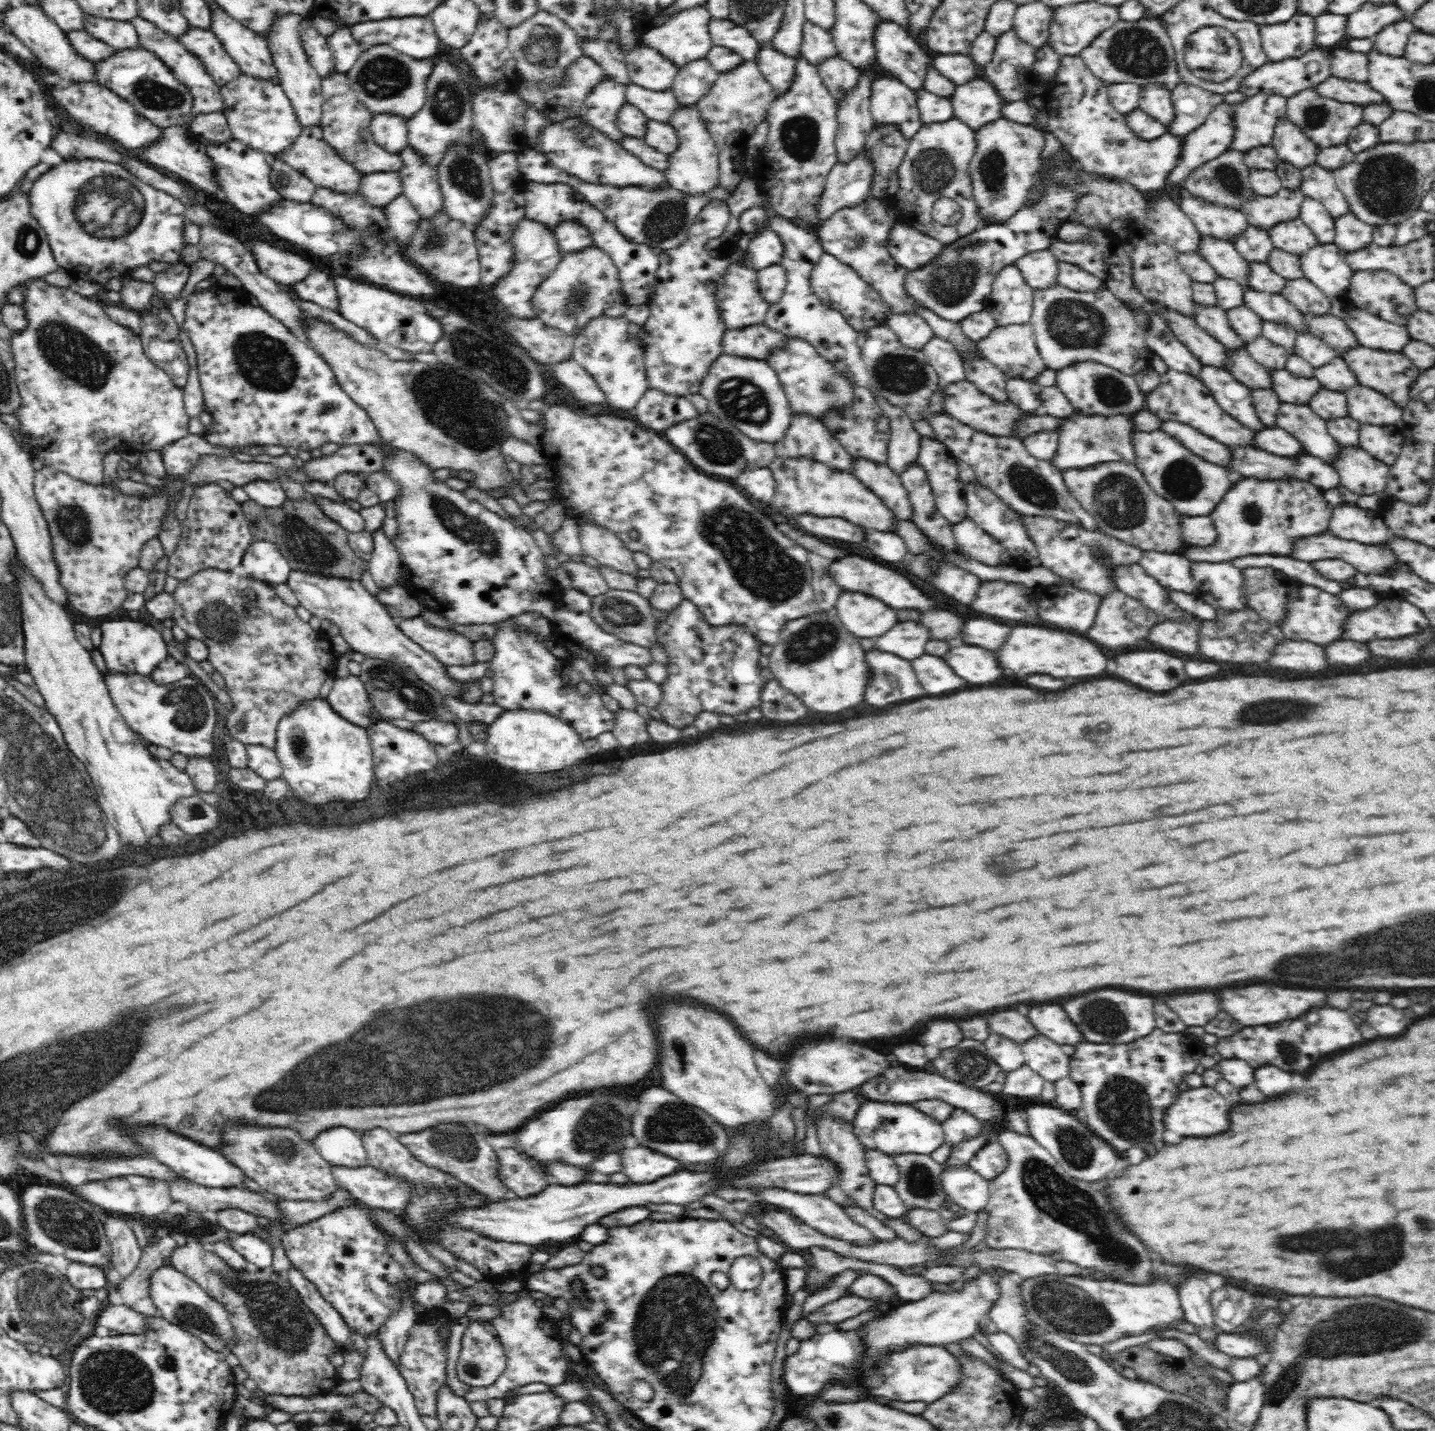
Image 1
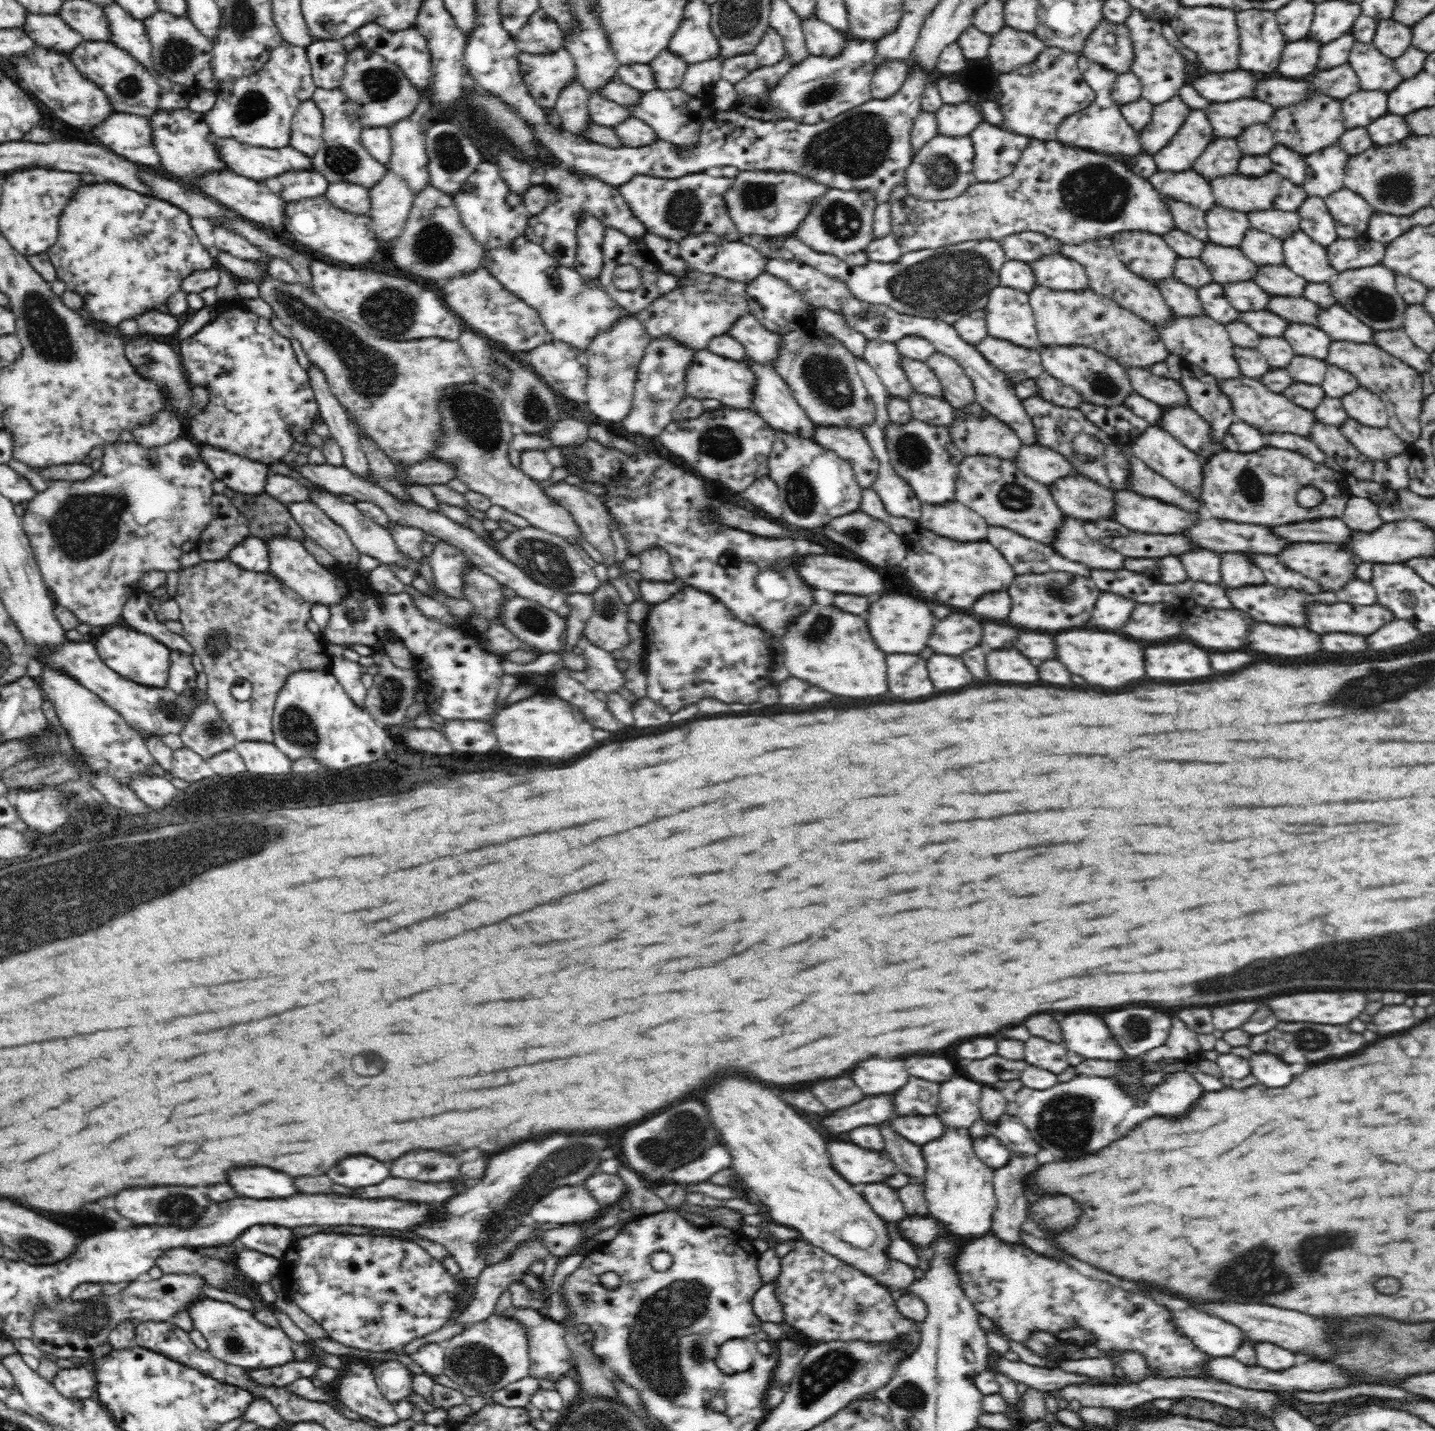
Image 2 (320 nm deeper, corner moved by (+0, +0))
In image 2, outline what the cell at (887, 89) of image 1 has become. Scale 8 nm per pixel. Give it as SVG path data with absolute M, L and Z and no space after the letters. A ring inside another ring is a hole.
M886 62L875 68L870 81L870 94L873 99L888 99L900 90L906 78L906 62Z

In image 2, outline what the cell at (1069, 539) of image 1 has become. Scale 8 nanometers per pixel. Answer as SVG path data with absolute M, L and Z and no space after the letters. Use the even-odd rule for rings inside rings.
M988 454L965 456L958 466L955 485L955 500L977 512L989 526L1004 527L1056 548L1056 538L1068 516L1054 501L1049 485L1028 477L1013 460Z

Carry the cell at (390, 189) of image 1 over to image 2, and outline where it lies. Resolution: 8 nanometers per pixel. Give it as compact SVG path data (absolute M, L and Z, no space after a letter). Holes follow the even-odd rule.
M350 182L330 183L326 192L328 199L339 208L354 214L369 214L371 190Z

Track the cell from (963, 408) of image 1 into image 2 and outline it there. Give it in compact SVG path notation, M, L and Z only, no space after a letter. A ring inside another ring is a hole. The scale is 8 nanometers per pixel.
M903 357L906 376L918 394L924 397L946 399L946 393L936 373L926 361L912 360Z

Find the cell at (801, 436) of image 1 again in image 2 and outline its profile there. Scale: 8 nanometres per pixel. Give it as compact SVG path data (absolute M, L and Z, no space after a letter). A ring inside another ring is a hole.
M749 358L744 361L753 367L757 378L757 397L754 398L754 410L767 422L775 431L791 436L799 436L804 441L814 441L816 434L816 425L810 420L810 417L804 412L804 409L798 404L798 401L792 395L790 387L786 381L777 373L776 369L770 369L766 366L751 362Z

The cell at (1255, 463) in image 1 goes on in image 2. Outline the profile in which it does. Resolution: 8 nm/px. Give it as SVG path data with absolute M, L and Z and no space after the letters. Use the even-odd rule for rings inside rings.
M1176 406L1165 412L1161 427L1173 434L1186 448L1209 459L1226 450L1223 442L1212 437L1212 427L1190 406Z

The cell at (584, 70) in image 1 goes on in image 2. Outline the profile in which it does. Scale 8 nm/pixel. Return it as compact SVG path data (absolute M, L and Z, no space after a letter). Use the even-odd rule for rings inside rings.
M568 49L552 54L521 52L522 78L534 100L546 111L553 110L568 84L577 80L576 63Z

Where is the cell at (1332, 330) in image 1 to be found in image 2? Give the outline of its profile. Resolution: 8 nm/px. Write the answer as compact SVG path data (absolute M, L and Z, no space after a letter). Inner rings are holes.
M1274 297L1270 298L1269 310L1274 314L1286 318L1294 324L1308 324L1318 328L1318 314L1320 308L1306 298Z

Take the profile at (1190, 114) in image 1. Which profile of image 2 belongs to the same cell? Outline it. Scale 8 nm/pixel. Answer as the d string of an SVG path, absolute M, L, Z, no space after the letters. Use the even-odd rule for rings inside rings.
M1175 94L1161 105L1153 105L1152 120L1140 131L1140 141L1145 152L1152 155L1170 144L1170 140L1178 134L1192 109L1180 94Z

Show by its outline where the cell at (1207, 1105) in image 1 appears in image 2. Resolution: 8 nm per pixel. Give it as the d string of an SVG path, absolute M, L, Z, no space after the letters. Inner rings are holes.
M1186 1071L1170 1073L1164 1082L1153 1086L1147 1096L1146 1104L1162 1118L1182 1118L1196 1102L1204 1096L1202 1086Z

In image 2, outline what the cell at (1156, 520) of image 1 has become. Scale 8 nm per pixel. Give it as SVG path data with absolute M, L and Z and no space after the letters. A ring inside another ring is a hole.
M1073 473L1049 485L1056 504L1068 517L1078 520L1114 520L1117 490L1104 488L1085 474Z

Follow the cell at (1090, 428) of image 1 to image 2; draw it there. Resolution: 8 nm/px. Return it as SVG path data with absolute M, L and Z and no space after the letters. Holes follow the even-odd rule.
M1038 444L1022 446L1016 458L1018 468L1042 484L1051 485L1057 479L1074 473L1072 462L1066 455L1050 447Z

